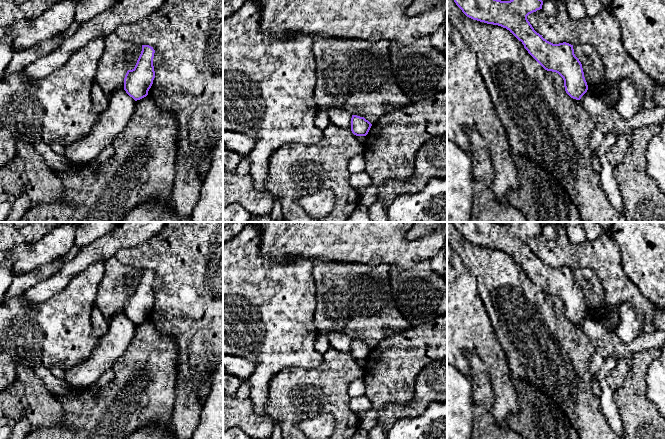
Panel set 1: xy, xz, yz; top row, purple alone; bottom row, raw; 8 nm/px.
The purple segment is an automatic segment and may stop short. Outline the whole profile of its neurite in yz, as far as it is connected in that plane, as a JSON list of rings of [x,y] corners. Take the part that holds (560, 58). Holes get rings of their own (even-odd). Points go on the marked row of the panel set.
[[[454,0],[454,2],[467,17],[509,30],[545,70],[556,72],[563,78],[565,91],[571,98],[580,100],[587,92],[588,85],[582,64],[574,54],[573,45],[566,42],[553,44],[547,41],[534,30],[527,19],[529,14],[542,9],[542,0]]]

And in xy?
[[[142,45],[142,51],[135,67],[128,70],[125,75],[124,90],[135,101],[146,97],[153,84],[155,78],[154,53],[153,47]]]

